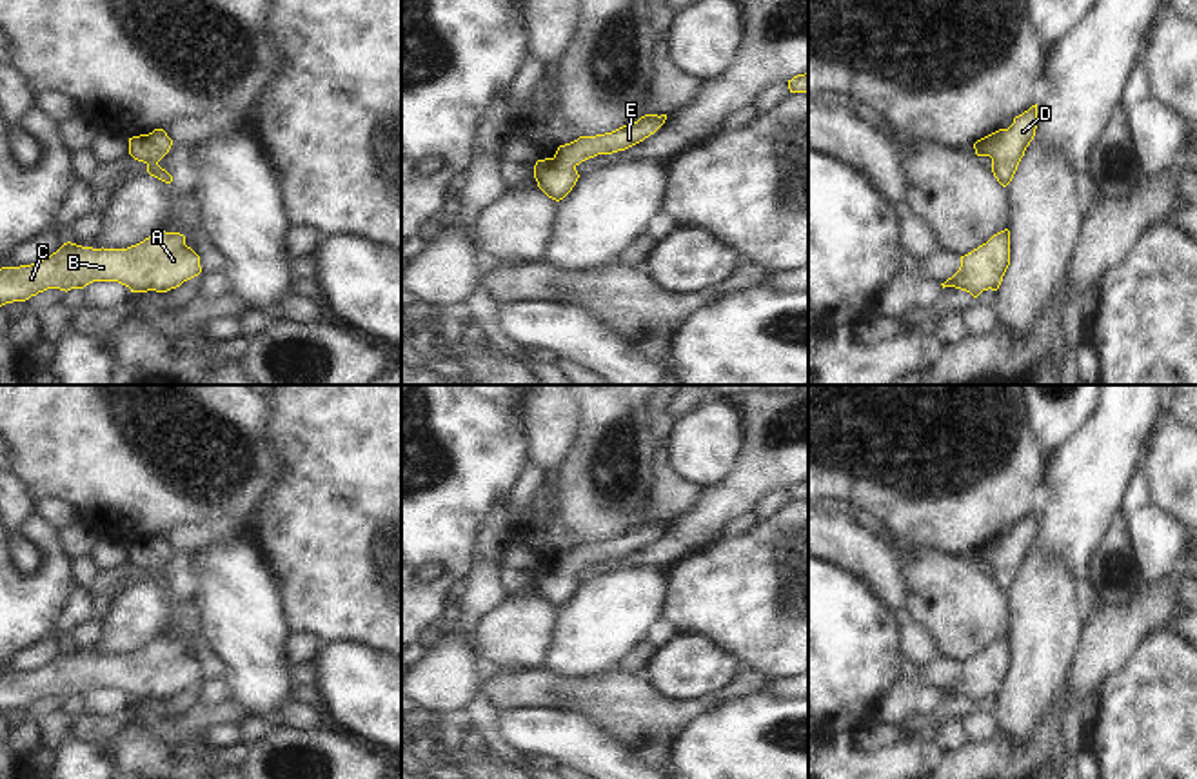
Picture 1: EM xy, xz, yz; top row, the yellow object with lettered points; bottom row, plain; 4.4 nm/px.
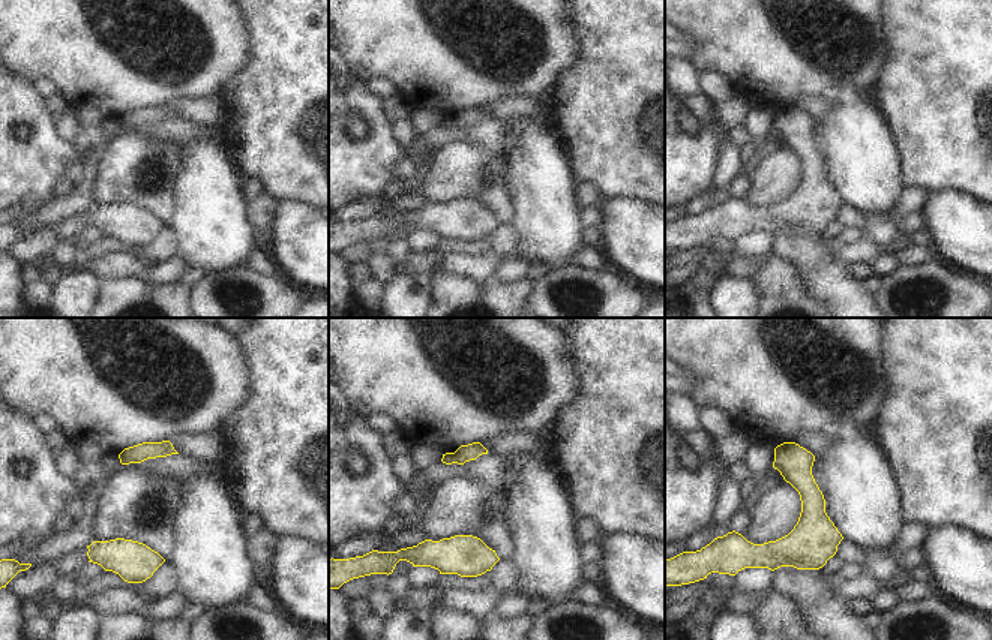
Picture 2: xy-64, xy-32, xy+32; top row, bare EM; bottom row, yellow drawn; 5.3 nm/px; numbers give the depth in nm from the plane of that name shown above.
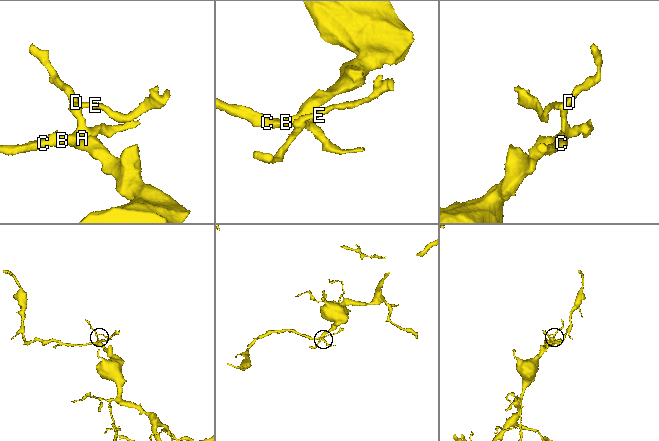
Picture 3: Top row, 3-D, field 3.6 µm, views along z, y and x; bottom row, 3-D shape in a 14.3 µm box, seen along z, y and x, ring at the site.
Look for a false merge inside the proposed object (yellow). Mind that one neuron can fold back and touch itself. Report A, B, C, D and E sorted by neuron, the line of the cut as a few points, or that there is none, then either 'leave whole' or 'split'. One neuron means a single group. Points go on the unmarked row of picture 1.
A B C D E; no cut; leave whole

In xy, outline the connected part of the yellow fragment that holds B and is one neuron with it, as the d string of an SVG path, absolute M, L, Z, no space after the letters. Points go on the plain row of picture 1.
M160 636L127 656L93 656L67 648L36 670L2 674L0 714L47 695L67 699L93 688L118 688L131 699L167 699L200 679L200 663L180 639Z

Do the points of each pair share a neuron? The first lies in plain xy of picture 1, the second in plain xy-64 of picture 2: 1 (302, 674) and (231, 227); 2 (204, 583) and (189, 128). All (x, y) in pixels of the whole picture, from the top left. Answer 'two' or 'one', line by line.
1: two
2: two

